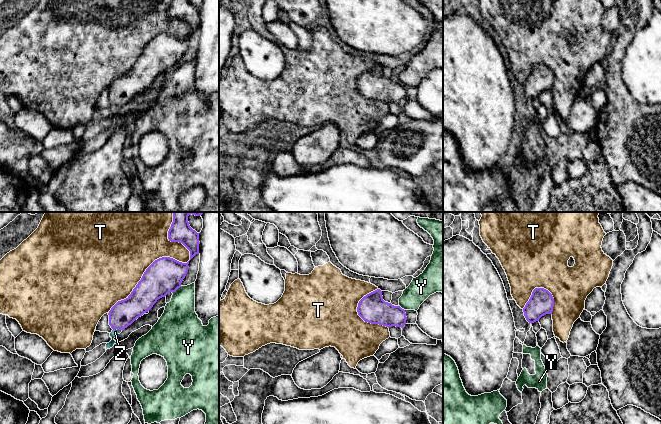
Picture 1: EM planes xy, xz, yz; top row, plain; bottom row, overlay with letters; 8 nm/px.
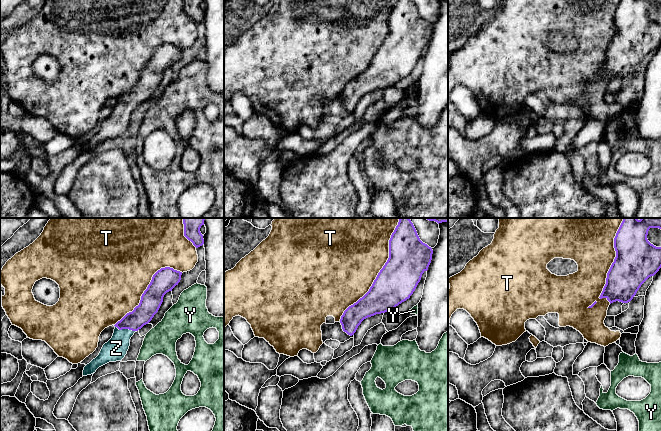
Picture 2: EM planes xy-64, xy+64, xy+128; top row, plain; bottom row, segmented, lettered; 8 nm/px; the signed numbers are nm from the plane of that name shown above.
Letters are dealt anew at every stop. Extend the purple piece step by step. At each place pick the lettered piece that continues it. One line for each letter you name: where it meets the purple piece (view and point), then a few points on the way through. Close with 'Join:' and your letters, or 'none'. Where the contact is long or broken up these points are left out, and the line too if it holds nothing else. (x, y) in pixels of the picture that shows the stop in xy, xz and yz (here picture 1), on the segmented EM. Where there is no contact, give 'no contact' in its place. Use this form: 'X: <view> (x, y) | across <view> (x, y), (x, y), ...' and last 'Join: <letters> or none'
Z: xy (118, 329) | across xy (125, 312), (118, 320), (118, 329), (115, 332)
Join: Z

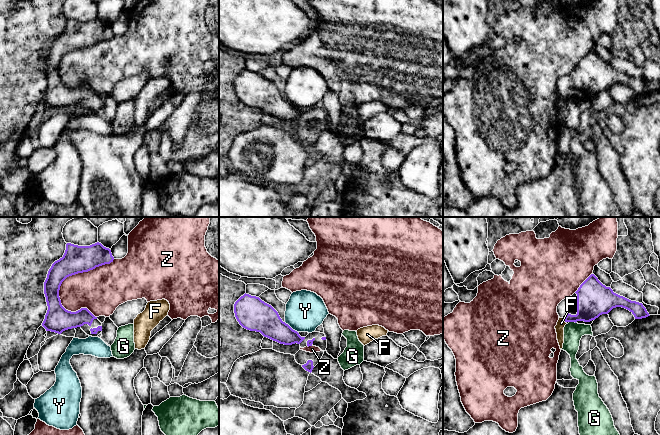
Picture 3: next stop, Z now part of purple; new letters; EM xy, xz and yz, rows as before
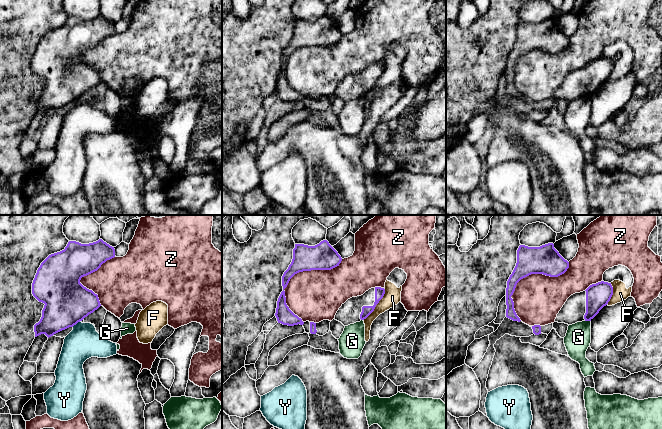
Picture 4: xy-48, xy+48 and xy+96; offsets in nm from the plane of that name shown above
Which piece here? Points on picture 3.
Join: none

